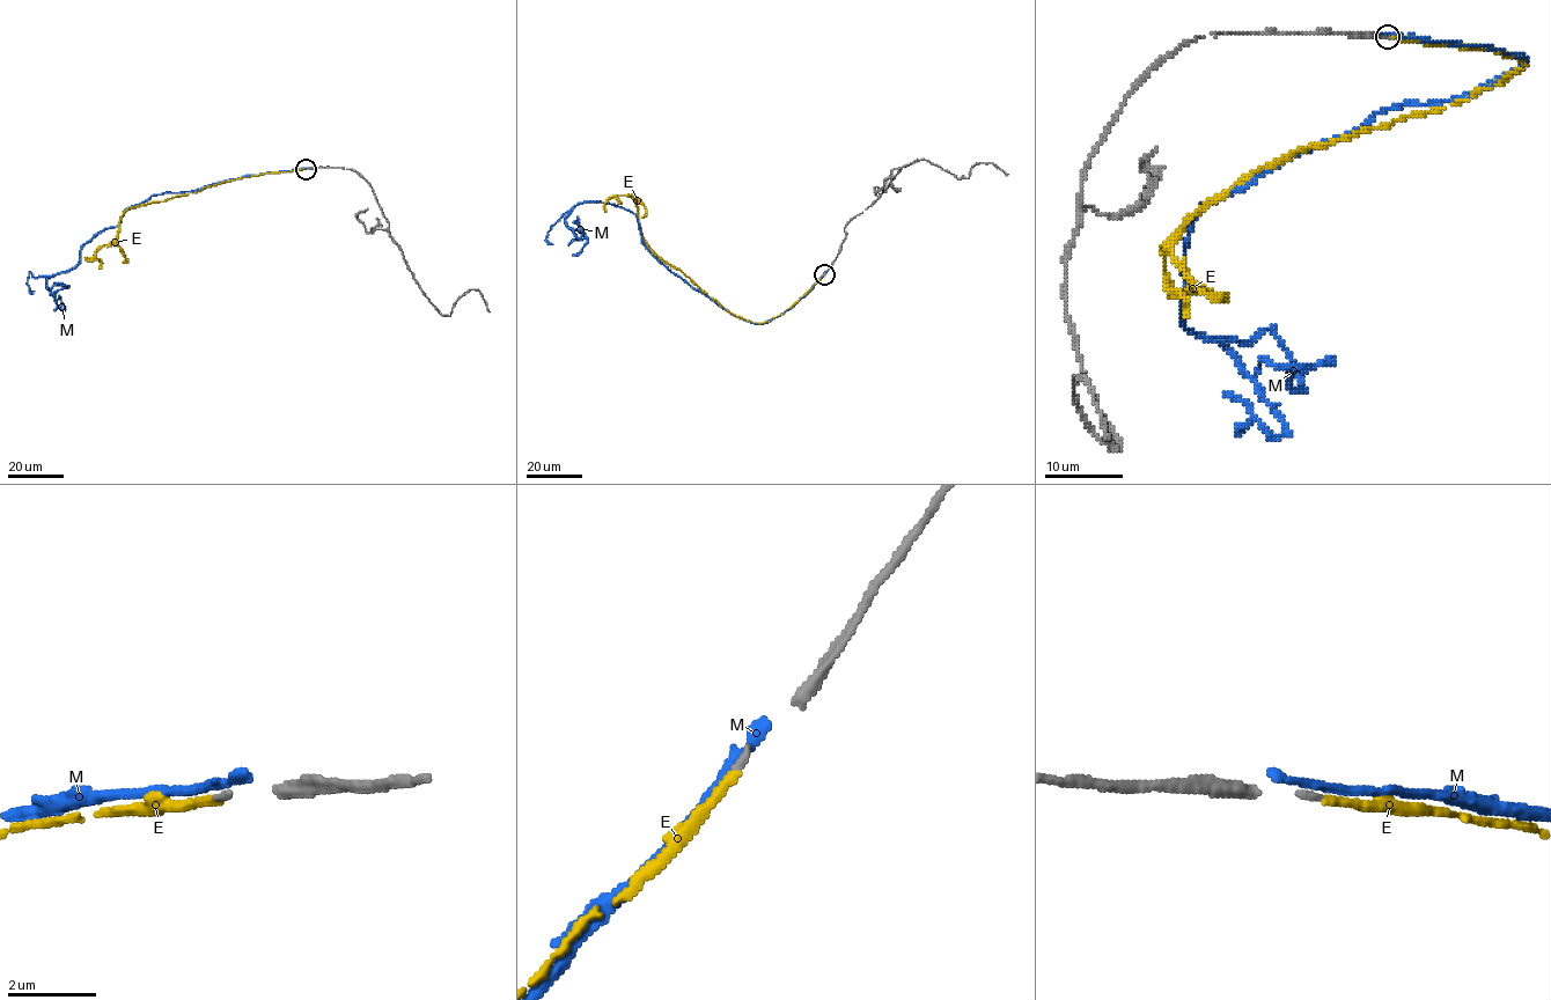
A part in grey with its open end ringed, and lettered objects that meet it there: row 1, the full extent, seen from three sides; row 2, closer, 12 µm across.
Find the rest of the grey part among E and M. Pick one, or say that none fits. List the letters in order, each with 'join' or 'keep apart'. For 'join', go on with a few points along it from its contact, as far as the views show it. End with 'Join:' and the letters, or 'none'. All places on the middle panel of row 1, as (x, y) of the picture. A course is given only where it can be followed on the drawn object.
E: join | via (823, 274), (779, 315), (759, 324), (748, 321), (651, 249), (630, 196), (612, 196), (607, 212)
M: keep apart
Join: E

